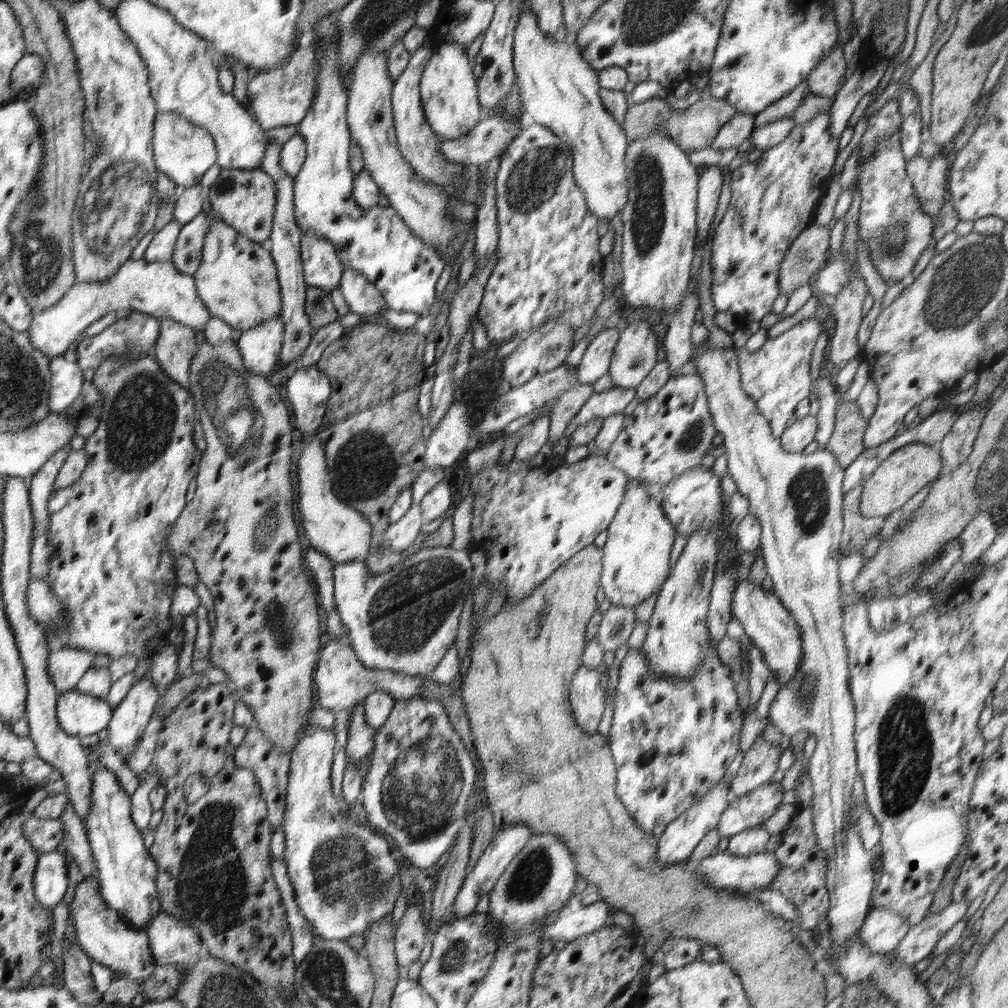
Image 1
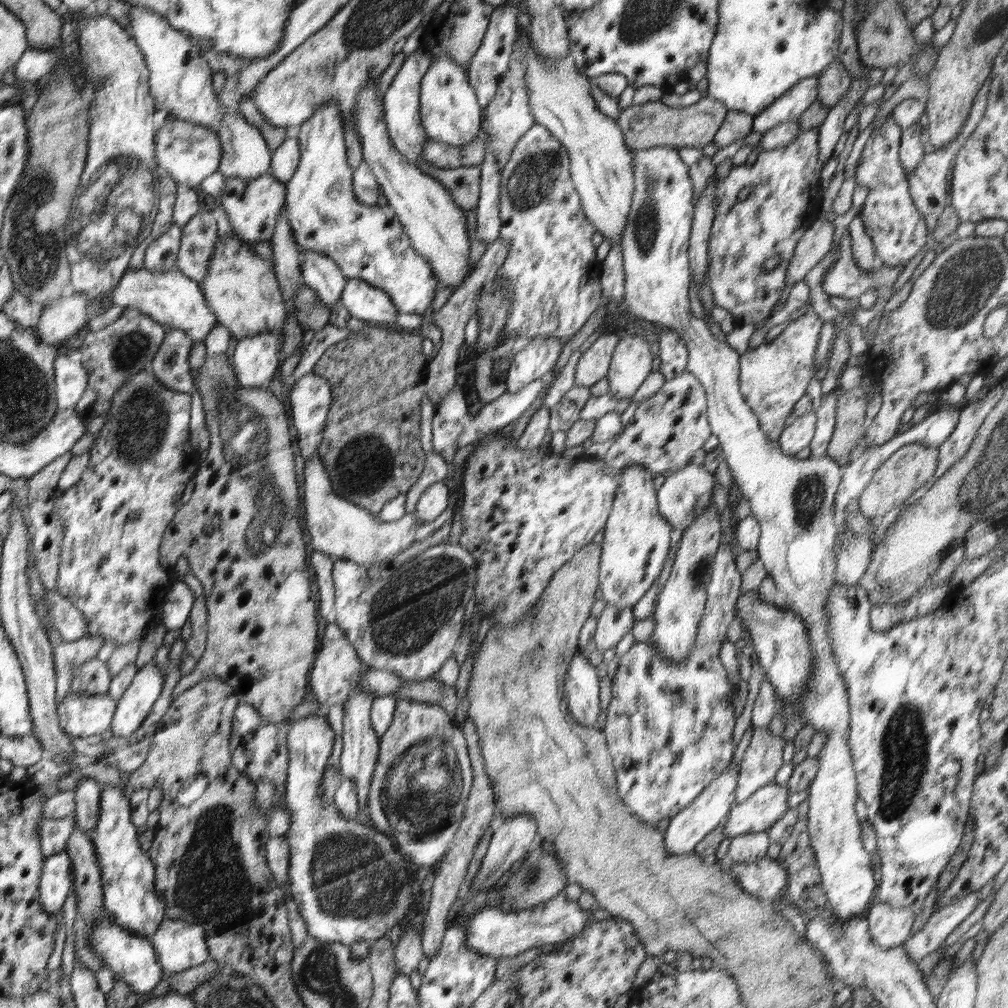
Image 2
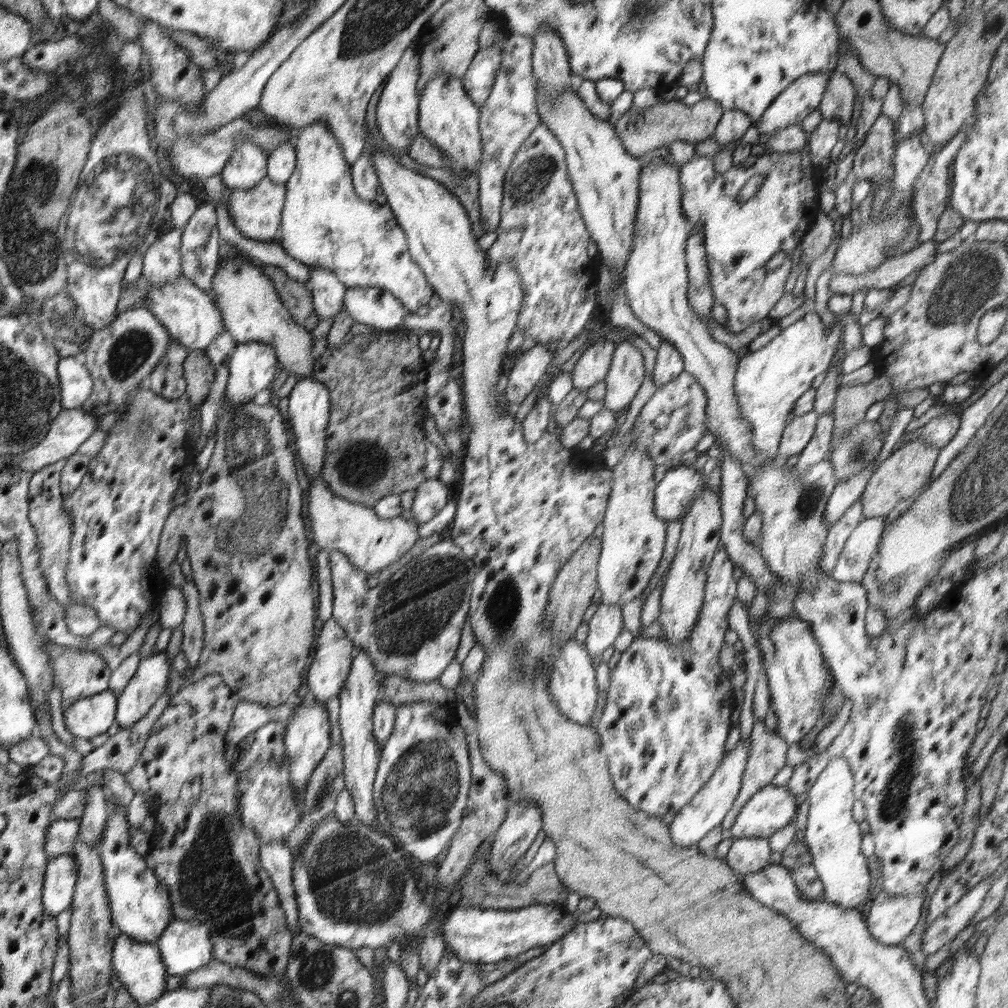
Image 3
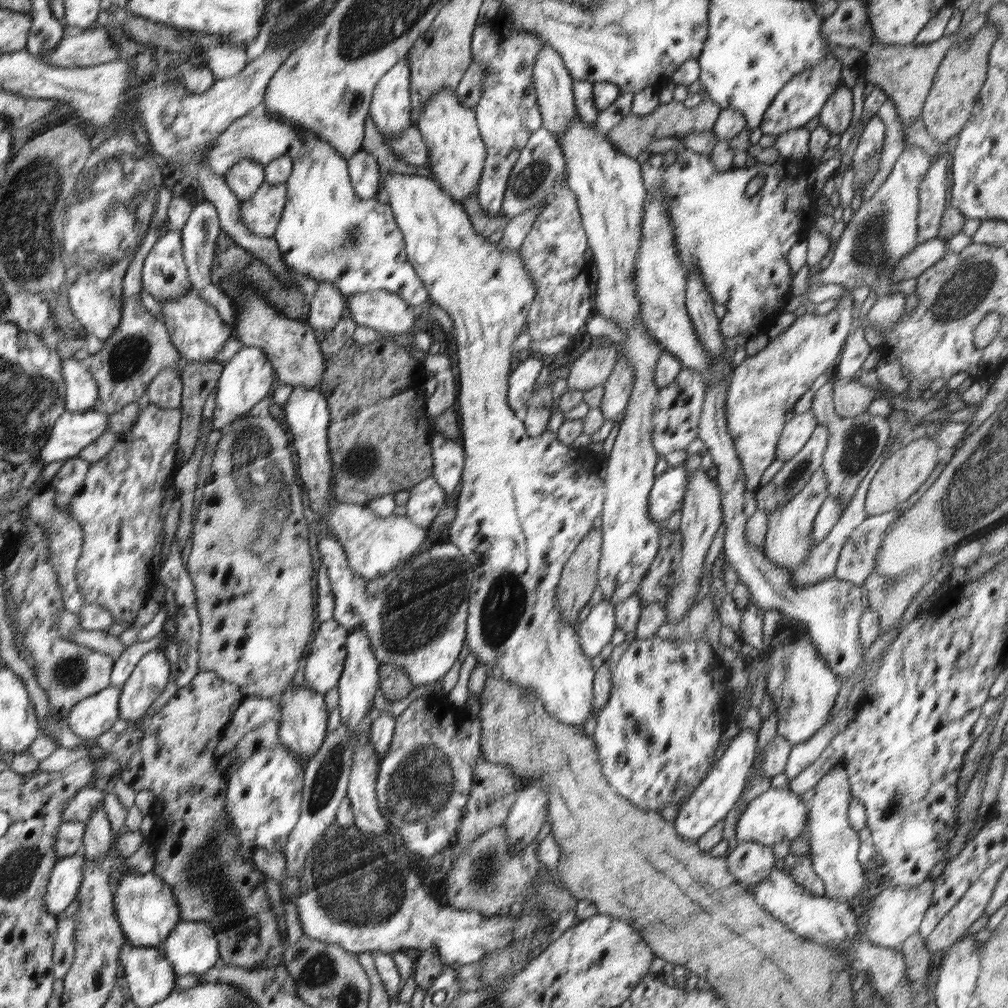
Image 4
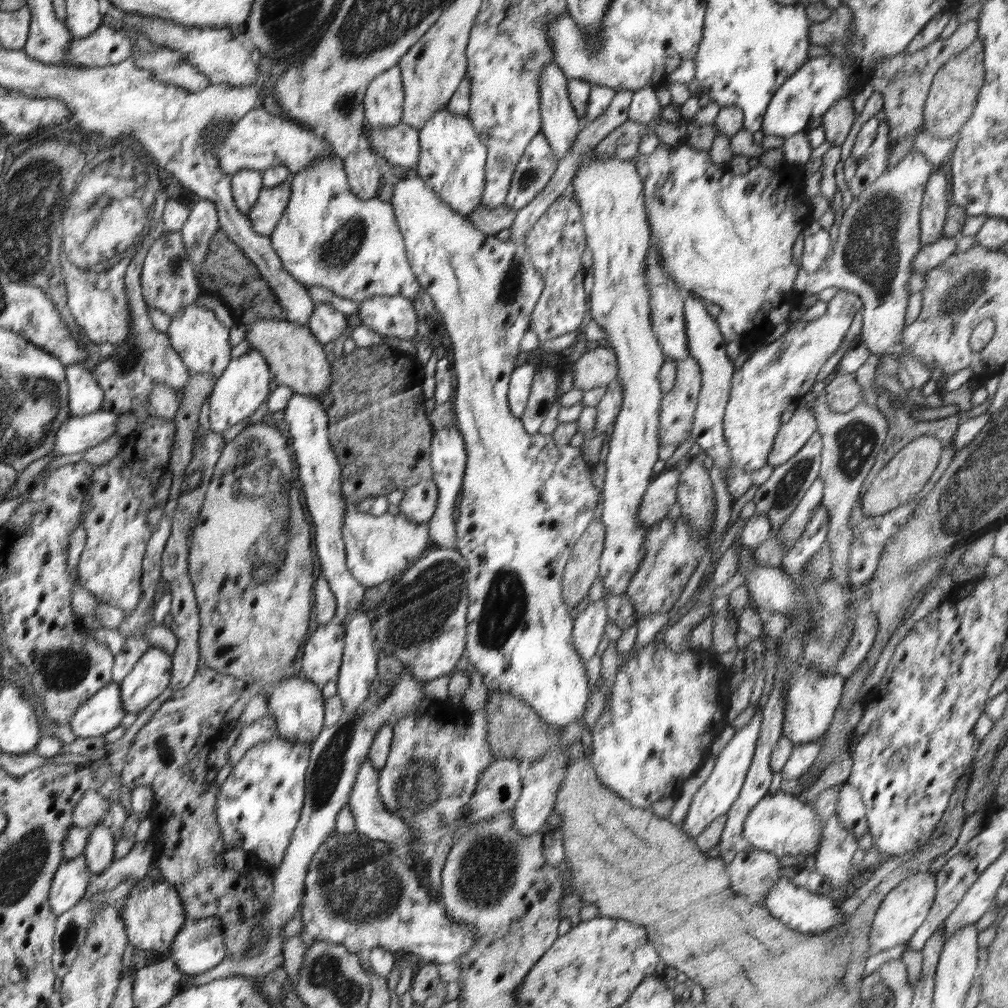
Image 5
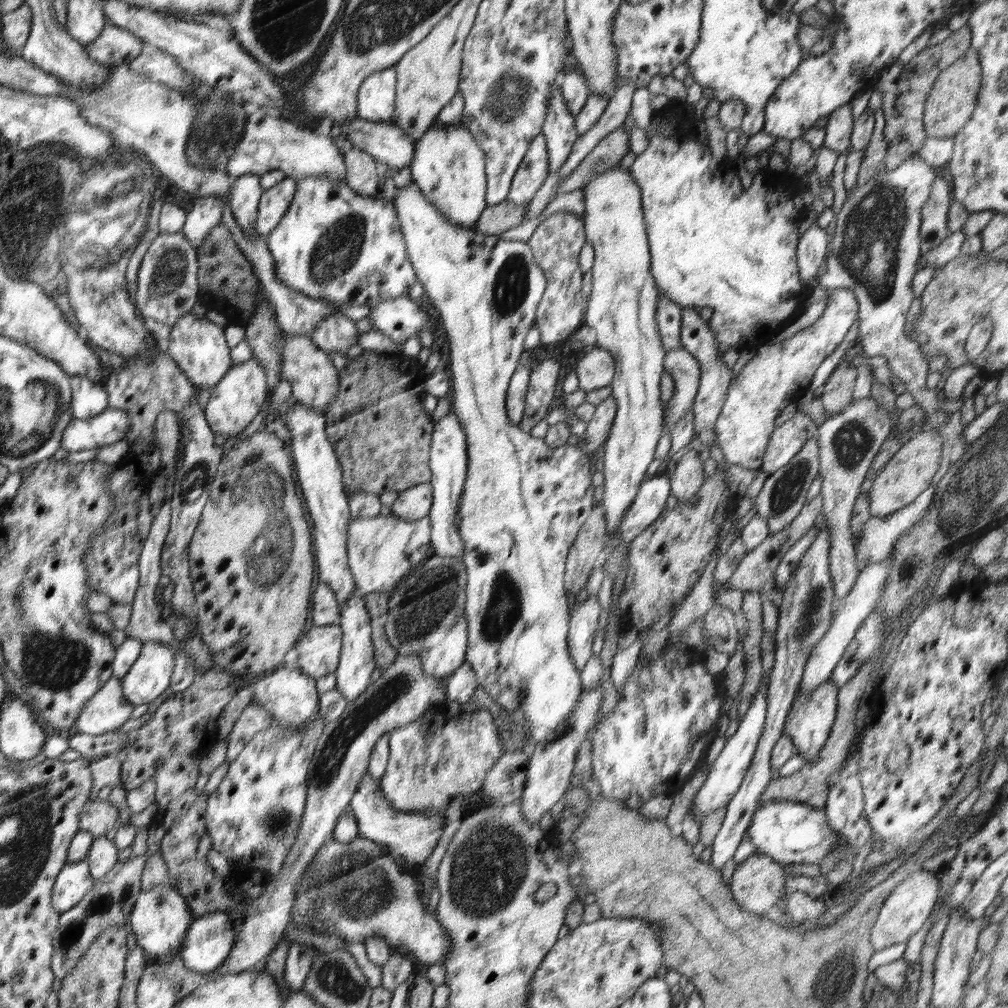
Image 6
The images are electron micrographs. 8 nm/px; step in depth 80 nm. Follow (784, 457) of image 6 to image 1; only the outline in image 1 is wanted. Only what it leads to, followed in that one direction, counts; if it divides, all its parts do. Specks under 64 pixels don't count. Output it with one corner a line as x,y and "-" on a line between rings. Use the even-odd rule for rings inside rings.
813,415
797,418
791,426
783,430
779,438
782,450
788,453
802,453
814,440
818,425
817,417

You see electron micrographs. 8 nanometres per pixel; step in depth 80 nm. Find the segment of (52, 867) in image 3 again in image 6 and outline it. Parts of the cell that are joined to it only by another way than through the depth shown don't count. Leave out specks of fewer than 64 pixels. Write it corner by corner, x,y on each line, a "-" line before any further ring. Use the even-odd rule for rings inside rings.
87,860
70,862
59,873
53,889
52,904
60,913
74,908
93,891
95,879

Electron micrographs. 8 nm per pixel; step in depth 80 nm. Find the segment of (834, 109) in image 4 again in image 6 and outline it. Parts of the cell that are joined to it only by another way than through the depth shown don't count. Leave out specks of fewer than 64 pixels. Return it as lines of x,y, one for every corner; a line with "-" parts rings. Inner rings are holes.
847,103
830,113
828,123
825,126
825,139
823,145
834,150
842,156
846,150
851,149
851,134
854,118
852,116
852,104

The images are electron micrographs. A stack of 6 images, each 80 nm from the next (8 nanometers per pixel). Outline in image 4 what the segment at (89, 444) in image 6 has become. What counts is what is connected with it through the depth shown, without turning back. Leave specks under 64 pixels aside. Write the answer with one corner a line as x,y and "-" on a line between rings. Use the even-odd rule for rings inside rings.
65,410
60,415
59,420
55,422
55,428
52,429
51,437
48,439
47,444
44,444
40,455
32,463
40,461
46,466
52,462
76,457
82,449
98,440
107,431
108,419
109,414
101,413
100,411
68,412

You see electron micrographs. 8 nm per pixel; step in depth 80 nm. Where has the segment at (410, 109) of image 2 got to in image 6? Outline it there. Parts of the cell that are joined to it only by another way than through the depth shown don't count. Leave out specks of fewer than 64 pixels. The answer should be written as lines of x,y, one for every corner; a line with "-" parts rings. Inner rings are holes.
394,66
369,74
357,90
357,116
372,122
389,122
395,111
396,83

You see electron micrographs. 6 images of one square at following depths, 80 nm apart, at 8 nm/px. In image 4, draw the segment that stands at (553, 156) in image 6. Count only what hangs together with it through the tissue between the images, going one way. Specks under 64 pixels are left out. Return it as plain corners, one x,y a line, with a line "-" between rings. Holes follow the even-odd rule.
542,44
533,68
533,83
542,116
541,126
547,128
550,134
557,139
561,130
565,130
571,124
574,115
577,114
573,100
573,81
573,78
565,69
562,57
552,47

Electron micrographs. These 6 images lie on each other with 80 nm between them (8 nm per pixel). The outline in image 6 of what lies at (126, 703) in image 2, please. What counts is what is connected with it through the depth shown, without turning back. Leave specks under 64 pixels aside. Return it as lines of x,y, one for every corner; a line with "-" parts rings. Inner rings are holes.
155,640
143,641
138,658
123,676
123,693
134,706
150,703
170,684
174,650

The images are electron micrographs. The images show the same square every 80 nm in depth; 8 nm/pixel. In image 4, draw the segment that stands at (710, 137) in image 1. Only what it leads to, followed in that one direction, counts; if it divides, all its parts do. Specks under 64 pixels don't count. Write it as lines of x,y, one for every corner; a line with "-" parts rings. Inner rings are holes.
710,100
690,109
685,108
683,102
672,101
664,105
659,104
658,108
647,116
628,114
612,130
607,132
607,139
618,152
636,159
642,151
647,150
650,142
656,138
674,138
675,134
682,134
685,137
692,132
696,135
712,130
720,112
720,106

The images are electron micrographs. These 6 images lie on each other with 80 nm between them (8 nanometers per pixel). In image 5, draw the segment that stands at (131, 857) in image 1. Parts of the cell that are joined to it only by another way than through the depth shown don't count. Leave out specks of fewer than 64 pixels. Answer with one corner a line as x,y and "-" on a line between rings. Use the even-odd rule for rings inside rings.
151,876
137,879
136,884
129,890
120,916
124,921
127,939
130,940
134,950
152,953
152,956
162,954
162,952
171,954
171,946
187,919
186,912
183,910
182,899
175,887
171,883
160,879
156,880

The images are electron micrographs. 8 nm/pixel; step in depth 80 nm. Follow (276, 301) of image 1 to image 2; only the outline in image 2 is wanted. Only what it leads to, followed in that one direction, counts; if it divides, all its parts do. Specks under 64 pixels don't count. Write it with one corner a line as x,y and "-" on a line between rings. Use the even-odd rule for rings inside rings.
237,233
231,237
230,235
217,236
217,245
211,256
206,276
200,282
204,298
215,311
218,323
225,326
231,336
235,336
238,340
263,332
273,332
273,330
279,332
284,338
284,328
289,312
276,278
275,265
268,259
261,259
243,241
237,237

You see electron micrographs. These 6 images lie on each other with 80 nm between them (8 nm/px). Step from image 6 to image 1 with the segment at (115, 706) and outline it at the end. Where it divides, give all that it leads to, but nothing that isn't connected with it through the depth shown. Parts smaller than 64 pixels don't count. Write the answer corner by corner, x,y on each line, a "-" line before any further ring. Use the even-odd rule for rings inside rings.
72,690
60,694
57,700
59,727
72,736
90,736
104,730
114,716
111,703
81,691

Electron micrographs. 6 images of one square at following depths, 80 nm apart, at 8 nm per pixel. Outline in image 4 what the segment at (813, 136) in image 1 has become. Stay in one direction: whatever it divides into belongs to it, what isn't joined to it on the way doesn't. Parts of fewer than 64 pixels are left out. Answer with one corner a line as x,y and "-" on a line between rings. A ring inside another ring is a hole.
684,149
674,160
666,163
662,153
654,153
641,164
641,173
647,192
657,190
663,184
669,208
669,220
675,232
678,259
687,273
695,268
713,300
726,306
726,313
719,320
719,331
723,338
741,338
750,328
758,328
757,334
766,333
774,320
783,314
786,294
792,290
792,272
786,259
791,248
806,238
820,215
821,205
814,193
808,189
808,172
801,161
790,162
781,156
773,164
757,162
754,166
732,172
716,170
716,163
709,154
700,154
-
764,176
764,185
753,196
744,194
746,185
752,178

